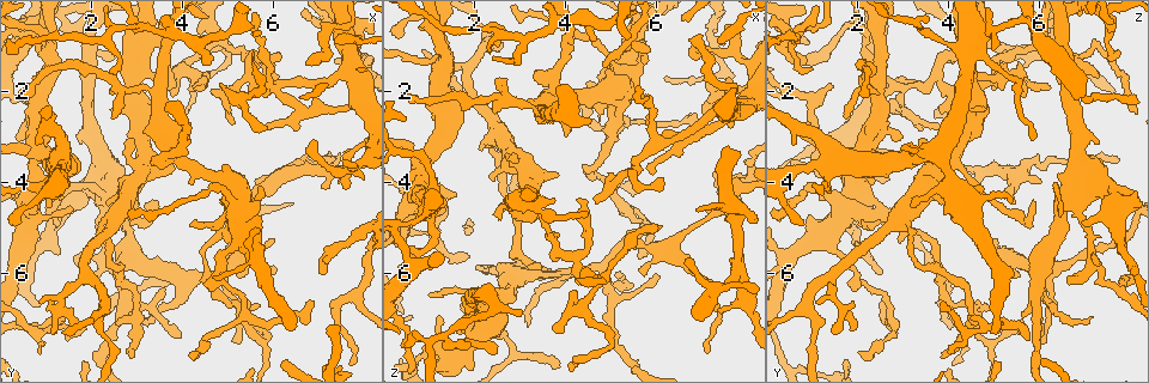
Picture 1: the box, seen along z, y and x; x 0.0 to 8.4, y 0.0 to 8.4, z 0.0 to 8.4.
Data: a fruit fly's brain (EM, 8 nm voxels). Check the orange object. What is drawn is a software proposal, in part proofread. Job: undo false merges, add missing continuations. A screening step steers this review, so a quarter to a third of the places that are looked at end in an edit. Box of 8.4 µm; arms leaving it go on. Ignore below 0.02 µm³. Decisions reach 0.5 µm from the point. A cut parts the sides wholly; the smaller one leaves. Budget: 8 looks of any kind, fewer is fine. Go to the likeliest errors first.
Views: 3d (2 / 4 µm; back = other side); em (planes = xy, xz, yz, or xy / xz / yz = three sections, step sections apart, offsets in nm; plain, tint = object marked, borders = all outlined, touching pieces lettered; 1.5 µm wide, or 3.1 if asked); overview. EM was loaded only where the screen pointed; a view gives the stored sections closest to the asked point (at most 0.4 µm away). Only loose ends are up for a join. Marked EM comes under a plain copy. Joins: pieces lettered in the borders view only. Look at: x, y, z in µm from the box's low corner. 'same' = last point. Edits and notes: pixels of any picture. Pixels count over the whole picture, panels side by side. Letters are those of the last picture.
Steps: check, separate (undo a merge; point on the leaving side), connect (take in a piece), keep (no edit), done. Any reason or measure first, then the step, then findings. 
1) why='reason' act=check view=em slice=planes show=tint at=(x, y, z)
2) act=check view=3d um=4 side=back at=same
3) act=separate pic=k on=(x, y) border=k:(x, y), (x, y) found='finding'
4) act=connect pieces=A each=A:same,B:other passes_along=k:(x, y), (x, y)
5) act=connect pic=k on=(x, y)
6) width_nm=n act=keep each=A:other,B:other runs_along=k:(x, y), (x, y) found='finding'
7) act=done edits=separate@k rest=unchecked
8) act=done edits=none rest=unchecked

why='thin end' act=check view=em slice=planes show=borders at=(2.50, 1.55, 1.05)

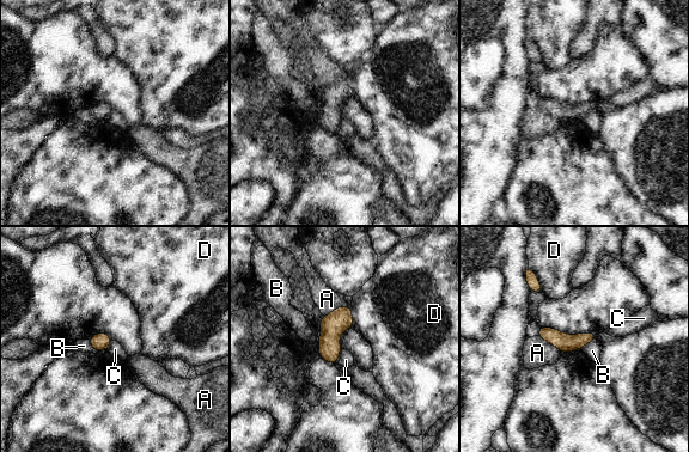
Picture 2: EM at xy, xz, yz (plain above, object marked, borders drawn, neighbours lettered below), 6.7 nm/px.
act=keep each=A:other,B:other,C:other,D:other runs_along=2:(541, 334), (559, 340), (592, 336) found='no lettered piece goes on from it'

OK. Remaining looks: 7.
why='thick end' act=check view=em slice=yz step=8 show=borders at=(5.70, 4.80, 0.90)

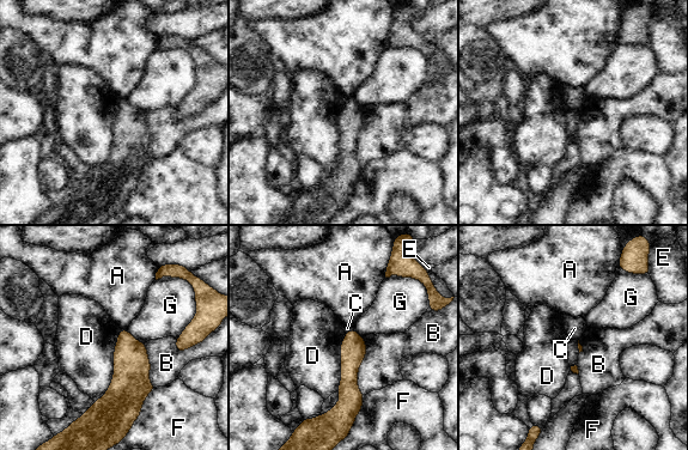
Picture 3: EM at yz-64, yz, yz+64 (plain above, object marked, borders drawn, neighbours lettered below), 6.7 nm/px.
act=keep each=A:other,B:other,C:other,D:other,E:other,F:other,G:other runs_along=3:(353, 333), (348, 401), (338, 412) found='no lettered piece goes on from it'

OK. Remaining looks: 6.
act=check view=em slice=planes show=borders at=(7.95, 3.55, 1.40)

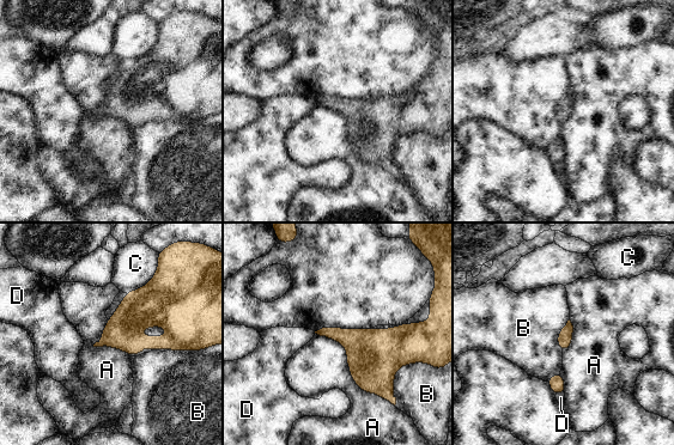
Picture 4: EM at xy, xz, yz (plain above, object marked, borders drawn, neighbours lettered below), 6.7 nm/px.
width_nm=100 act=keep each=A:other,B:other,C:other,D:other border=4:(315, 333), (392, 403) found='one neuron here'

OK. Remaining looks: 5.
act=done edits=none rest=unchecked

